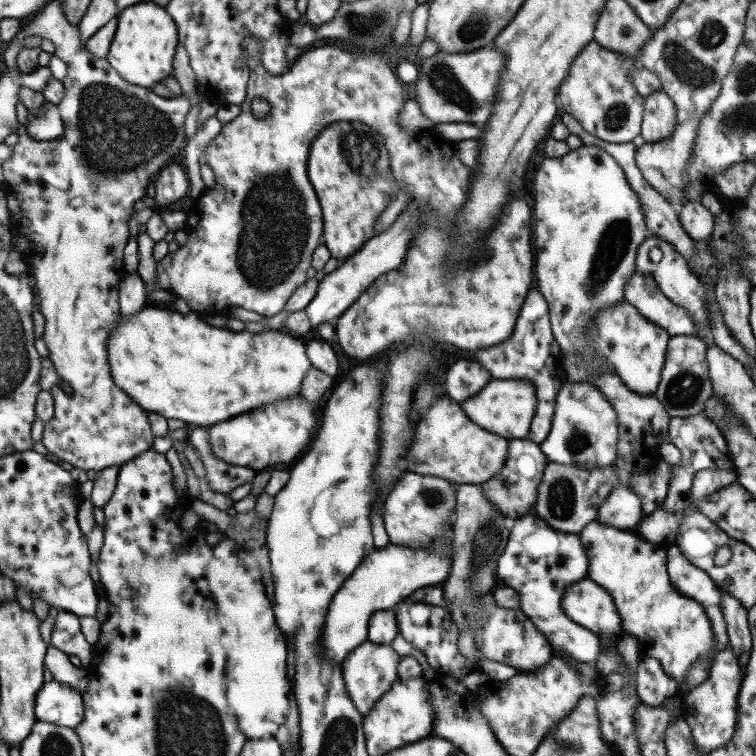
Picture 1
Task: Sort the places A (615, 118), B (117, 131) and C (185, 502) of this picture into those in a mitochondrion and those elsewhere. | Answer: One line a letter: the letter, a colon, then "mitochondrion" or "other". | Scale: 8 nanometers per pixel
A: mitochondrion
B: mitochondrion
C: other

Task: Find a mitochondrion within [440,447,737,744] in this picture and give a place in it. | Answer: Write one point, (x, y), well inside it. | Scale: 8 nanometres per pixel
(487, 536)

